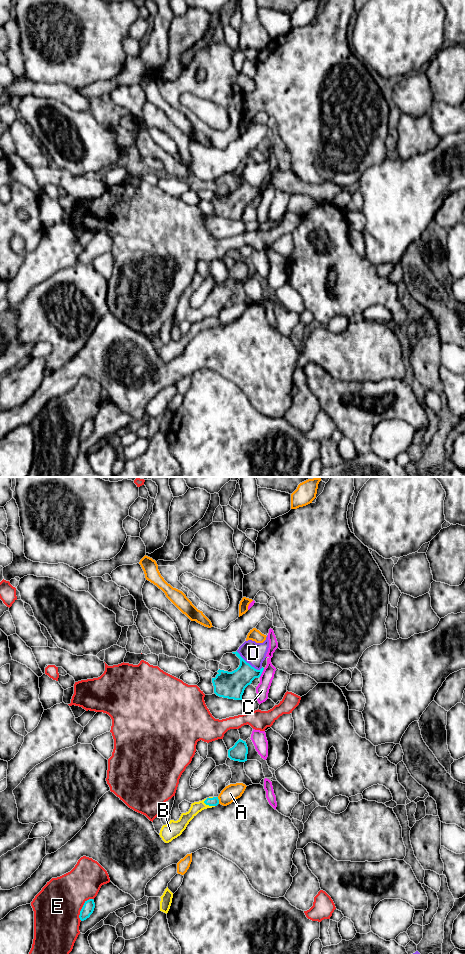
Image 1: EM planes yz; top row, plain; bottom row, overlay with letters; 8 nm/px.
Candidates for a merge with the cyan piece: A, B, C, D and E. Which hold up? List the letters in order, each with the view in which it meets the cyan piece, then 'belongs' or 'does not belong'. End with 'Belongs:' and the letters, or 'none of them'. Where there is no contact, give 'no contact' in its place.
A: yz | does not belong
B: yz | belongs
C: yz | does not belong
D: yz | does not belong
E: yz | does not belong
Belongs: B

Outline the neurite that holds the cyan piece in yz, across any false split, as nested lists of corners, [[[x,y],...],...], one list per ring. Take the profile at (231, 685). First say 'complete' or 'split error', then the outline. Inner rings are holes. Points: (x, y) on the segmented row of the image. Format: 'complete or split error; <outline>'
complete; [[[232,652],[240,659],[239,667],[232,671],[218,670],[215,678],[212,678],[214,693],[223,698],[242,700],[245,688],[252,683],[255,678],[259,678],[264,670],[255,669],[247,663],[240,654]]]

